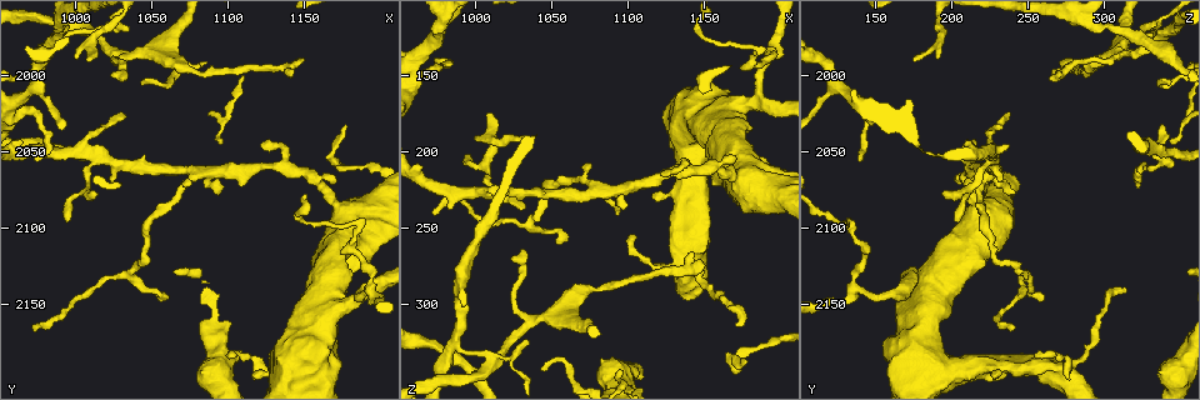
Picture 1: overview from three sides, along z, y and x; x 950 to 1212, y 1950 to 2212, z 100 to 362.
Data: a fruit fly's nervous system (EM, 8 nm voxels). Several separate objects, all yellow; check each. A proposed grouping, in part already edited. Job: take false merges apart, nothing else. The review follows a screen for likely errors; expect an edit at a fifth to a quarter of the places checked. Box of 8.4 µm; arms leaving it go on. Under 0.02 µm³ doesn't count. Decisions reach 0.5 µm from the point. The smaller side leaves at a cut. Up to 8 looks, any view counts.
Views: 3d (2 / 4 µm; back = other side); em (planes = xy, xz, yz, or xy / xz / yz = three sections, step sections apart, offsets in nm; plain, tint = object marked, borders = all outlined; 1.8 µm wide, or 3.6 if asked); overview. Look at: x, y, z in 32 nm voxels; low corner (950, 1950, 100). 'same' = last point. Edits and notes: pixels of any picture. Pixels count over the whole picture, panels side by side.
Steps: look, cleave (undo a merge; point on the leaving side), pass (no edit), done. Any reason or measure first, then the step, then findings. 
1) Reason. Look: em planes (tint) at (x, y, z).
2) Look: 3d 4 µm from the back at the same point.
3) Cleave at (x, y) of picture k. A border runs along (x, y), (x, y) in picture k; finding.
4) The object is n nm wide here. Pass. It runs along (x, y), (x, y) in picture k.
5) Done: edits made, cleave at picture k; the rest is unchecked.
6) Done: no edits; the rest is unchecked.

Thick turns thin. Look: em 3.6 µm xz step 4 (tint) at (1166, 2154, 172).

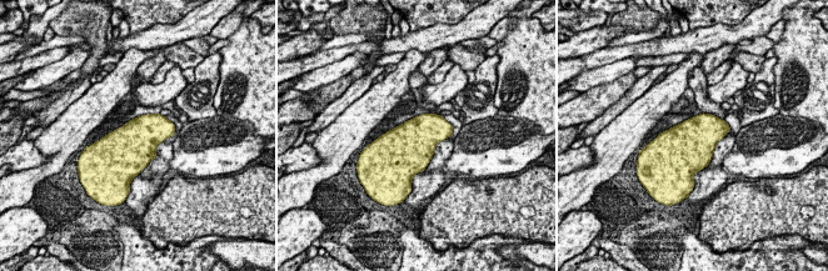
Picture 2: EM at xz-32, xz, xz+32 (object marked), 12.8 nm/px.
Pass. Continuous, no second neuron.

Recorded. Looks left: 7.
Sharp bend. Look: em planes (tint) at (1182, 2098, 134).

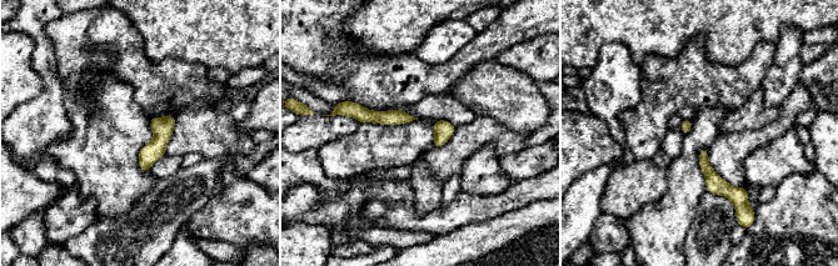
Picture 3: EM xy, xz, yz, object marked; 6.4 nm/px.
Pass. One neuron here.

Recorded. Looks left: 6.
Sharp bend. Look: em 3.6 µm planes (borders) at (1170, 2084, 214).

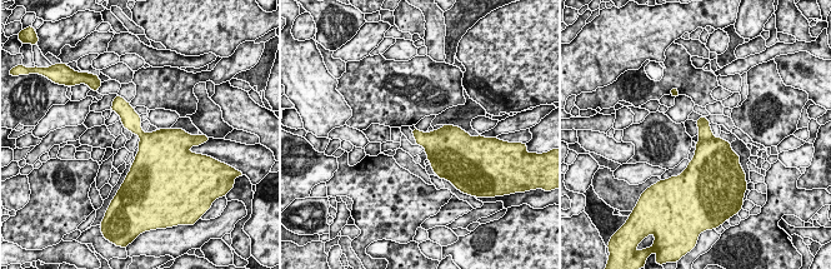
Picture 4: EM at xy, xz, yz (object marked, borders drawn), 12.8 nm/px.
Pass. One neuron here.

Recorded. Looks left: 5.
Done: no edits; the rest is unchecked.

